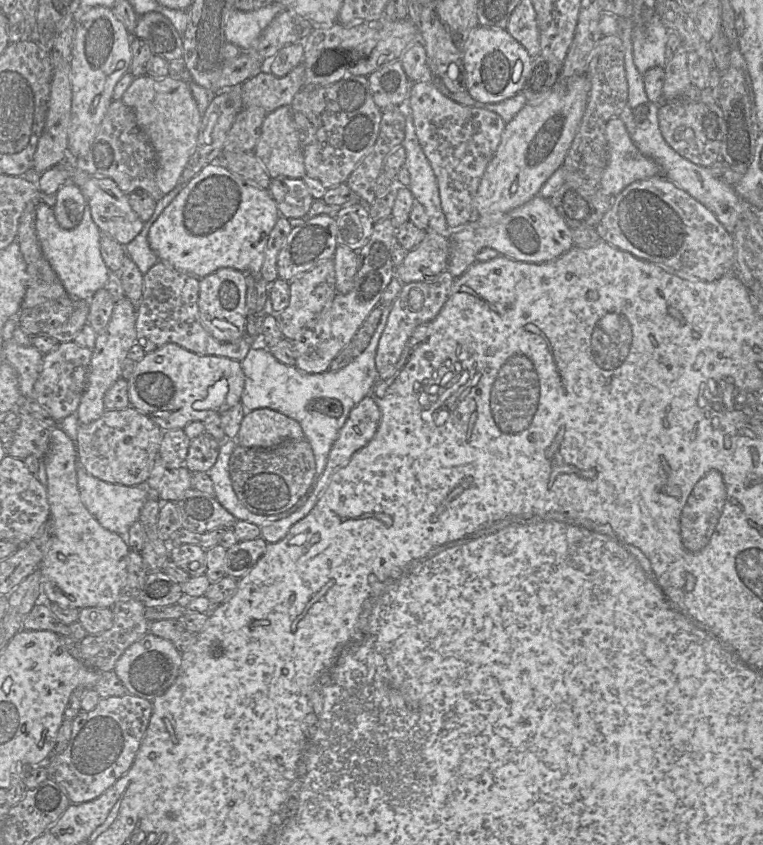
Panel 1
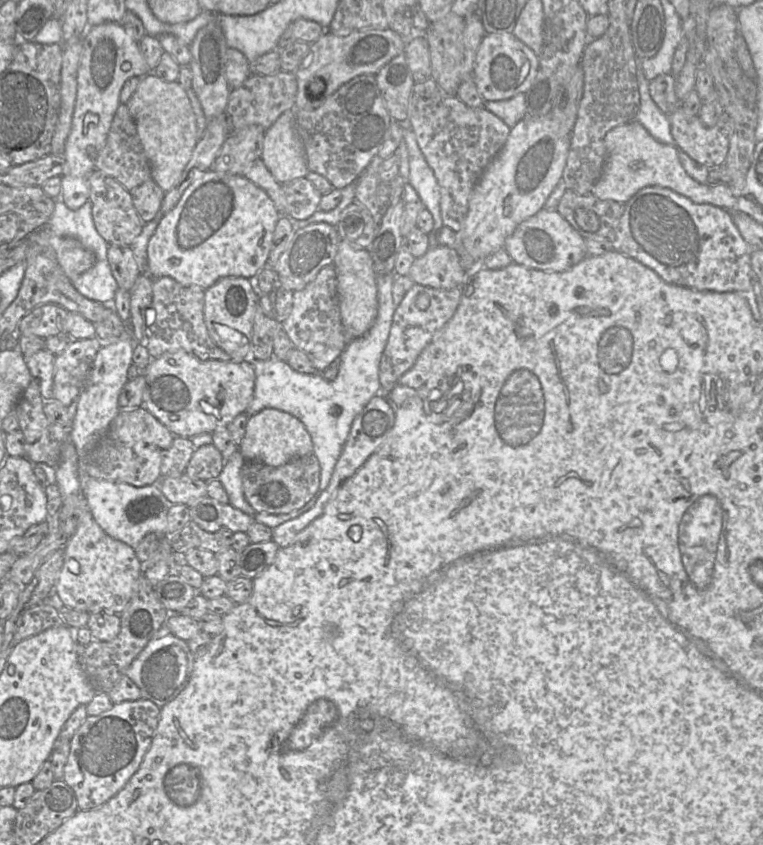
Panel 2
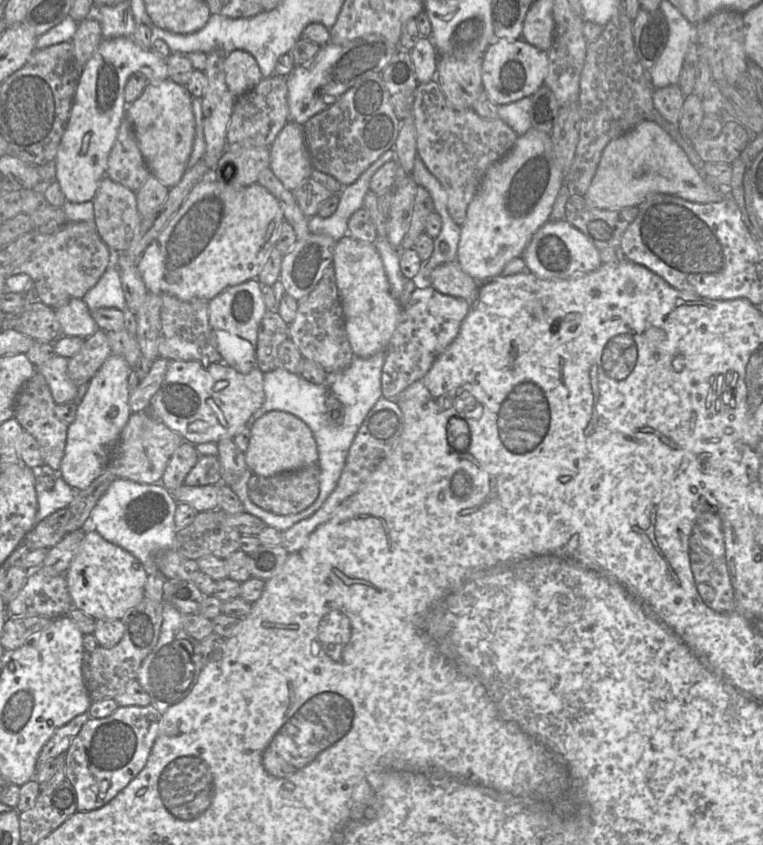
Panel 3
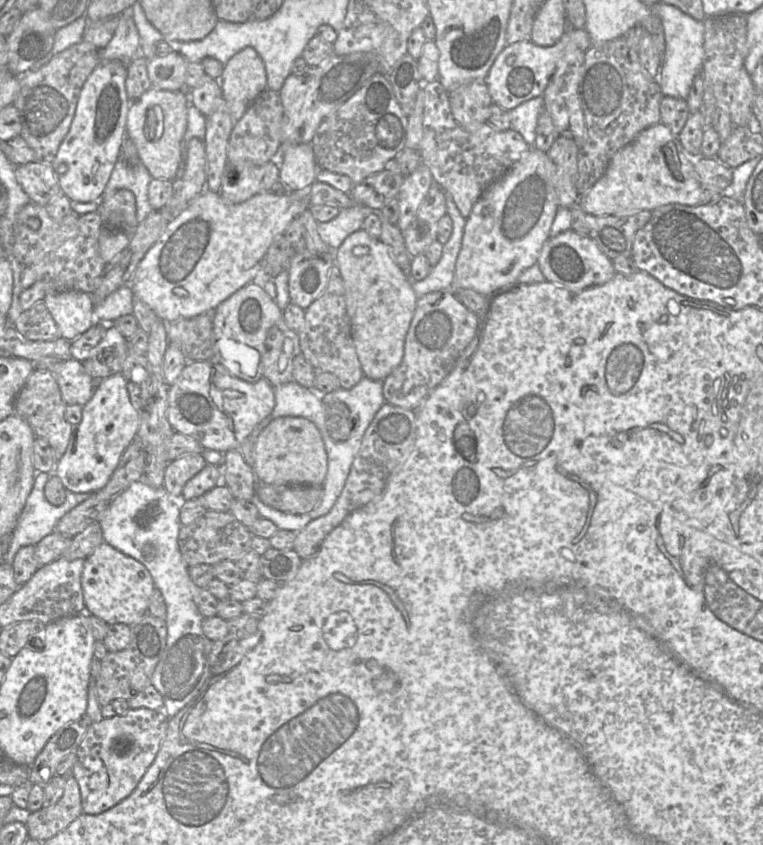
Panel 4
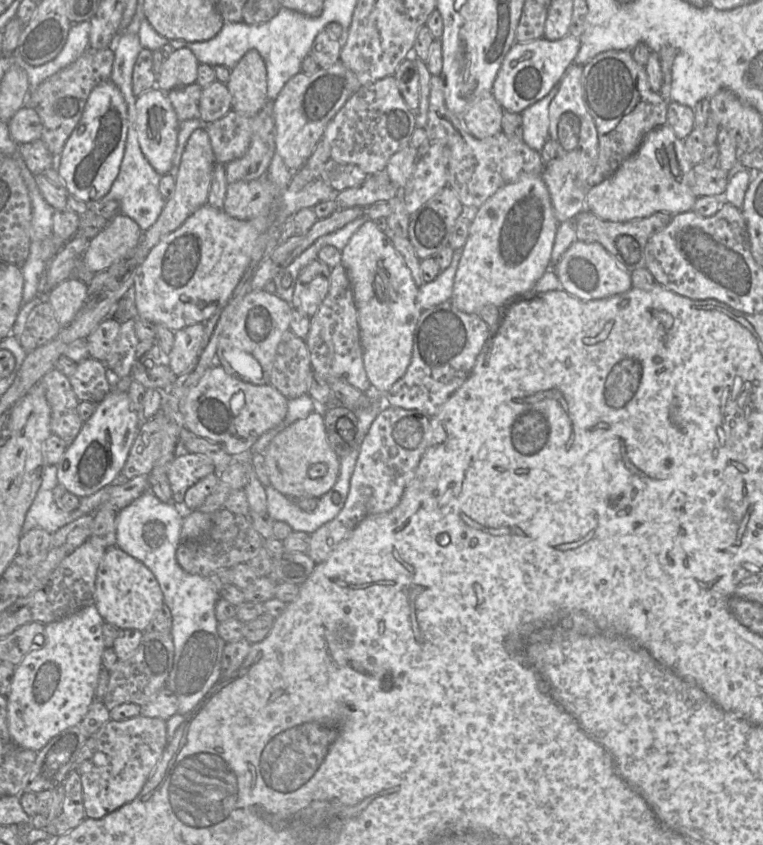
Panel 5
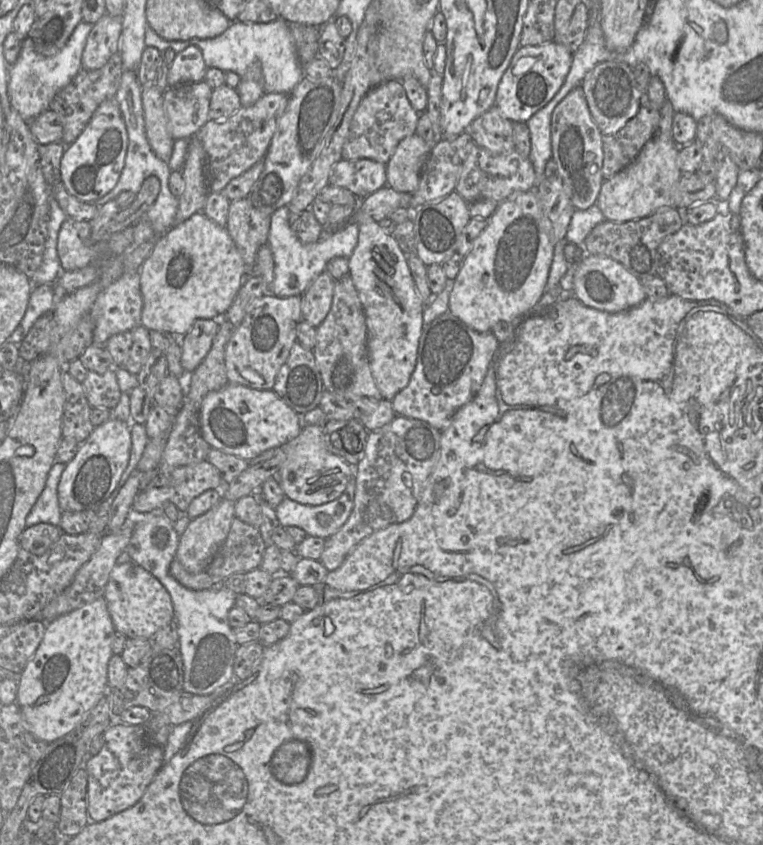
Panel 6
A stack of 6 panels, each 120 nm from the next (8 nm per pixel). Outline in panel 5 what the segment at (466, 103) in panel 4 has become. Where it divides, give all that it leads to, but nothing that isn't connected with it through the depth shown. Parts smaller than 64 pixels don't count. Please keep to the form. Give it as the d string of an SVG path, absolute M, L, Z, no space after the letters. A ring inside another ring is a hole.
M492 92L483 93L461 116L466 130L477 139L485 139L502 132L504 110Z

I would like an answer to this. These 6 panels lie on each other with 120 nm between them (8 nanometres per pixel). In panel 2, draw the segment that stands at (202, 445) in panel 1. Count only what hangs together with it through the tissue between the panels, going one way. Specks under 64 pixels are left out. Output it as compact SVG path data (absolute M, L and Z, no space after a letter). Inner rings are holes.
M208 444L194 450L184 474L192 479L208 482L217 479L222 469L221 453L213 444Z

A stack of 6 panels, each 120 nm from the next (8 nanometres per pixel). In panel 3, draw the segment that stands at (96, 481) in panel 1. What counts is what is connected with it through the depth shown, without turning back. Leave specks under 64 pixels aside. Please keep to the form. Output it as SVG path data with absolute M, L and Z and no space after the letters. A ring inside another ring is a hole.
M115 479L98 500L90 513L90 527L96 530L105 540L130 552L141 561L148 575L158 572L154 554L160 549L175 549L177 528L174 522L178 502L172 493L167 490L162 479L153 484L143 484L127 479Z

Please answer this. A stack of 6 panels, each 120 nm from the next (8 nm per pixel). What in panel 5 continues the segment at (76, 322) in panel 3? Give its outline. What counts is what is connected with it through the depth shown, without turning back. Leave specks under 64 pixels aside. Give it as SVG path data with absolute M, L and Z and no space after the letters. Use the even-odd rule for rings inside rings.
M68 278L54 287L45 300L51 305L61 327L70 324L88 296L88 286L75 278Z

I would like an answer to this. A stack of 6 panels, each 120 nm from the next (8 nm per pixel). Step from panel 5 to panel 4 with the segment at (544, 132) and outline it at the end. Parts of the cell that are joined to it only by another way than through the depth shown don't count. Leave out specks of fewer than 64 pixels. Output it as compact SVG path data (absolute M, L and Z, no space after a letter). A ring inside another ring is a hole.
M542 95L525 101L509 111L510 129L520 133L531 147L535 143L538 118L543 109L545 101Z

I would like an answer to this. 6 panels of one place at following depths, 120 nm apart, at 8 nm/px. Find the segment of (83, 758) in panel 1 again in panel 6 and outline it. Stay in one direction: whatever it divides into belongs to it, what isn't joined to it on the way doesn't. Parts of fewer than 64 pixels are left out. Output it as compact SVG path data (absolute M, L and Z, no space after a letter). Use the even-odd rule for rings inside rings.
M113 724L104 737L105 744L99 753L85 762L89 821L97 823L134 806L164 765L164 747L149 742L145 725Z

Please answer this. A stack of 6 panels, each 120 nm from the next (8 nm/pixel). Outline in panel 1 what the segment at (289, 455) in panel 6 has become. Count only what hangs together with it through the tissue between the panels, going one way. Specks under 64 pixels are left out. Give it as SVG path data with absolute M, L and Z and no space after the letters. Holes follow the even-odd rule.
M262 408L245 414L236 437L237 445L246 448L271 448L287 440L306 440L299 423Z

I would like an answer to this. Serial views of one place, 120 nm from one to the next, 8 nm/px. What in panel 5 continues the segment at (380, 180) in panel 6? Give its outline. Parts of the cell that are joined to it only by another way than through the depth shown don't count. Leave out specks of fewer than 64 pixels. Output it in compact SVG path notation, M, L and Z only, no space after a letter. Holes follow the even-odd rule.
M330 159L323 166L319 179L339 193L359 186L367 177L368 175L356 165L339 164Z

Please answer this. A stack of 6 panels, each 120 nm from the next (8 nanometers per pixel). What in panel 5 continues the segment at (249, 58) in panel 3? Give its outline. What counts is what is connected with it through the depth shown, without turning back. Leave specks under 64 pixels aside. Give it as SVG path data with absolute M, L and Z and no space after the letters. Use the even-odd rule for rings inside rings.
M248 50L231 69L226 86L232 96L232 110L245 117L254 117L269 101L267 69L259 52Z

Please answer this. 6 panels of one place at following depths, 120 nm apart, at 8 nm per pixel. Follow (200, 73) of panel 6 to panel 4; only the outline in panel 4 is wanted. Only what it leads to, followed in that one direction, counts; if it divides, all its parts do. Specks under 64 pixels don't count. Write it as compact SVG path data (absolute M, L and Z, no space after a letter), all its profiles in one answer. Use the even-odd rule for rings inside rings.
M171 51L165 56L156 56L147 61L151 88L179 91L186 88L187 64L181 54Z

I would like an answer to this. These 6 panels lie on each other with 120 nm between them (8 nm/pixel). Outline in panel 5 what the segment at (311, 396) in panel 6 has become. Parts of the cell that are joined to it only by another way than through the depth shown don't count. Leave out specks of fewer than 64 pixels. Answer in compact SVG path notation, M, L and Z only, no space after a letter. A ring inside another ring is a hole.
M286 330L276 349L269 374L269 384L285 398L294 399L308 394L311 380L310 354L304 340Z

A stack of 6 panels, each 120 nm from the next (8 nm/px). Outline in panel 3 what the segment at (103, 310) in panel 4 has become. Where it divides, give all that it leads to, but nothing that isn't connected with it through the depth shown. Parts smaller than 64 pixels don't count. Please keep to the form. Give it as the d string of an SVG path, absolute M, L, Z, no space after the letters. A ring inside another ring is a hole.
M109 262L102 277L82 299L91 311L99 308L127 309L119 270L114 263Z

